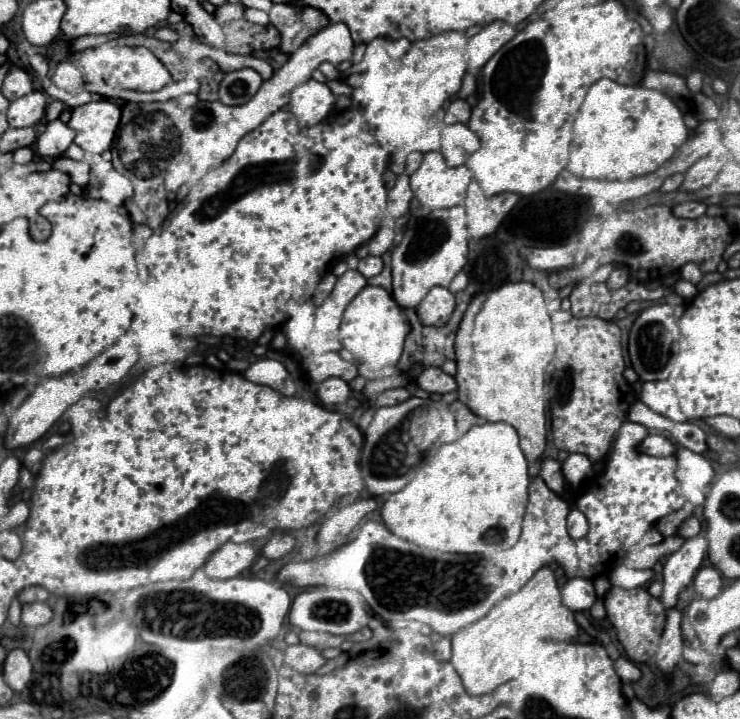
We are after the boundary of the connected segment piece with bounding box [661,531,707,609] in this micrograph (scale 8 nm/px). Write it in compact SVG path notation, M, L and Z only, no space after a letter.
M701 531L697 537L687 539L679 551L675 551L665 559L661 603L667 609L677 605L679 593L693 581L697 569L703 563L705 549L707 549L707 539L705 531Z

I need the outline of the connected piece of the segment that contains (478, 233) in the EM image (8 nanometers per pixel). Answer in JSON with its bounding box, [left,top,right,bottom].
[465,181,519,239]

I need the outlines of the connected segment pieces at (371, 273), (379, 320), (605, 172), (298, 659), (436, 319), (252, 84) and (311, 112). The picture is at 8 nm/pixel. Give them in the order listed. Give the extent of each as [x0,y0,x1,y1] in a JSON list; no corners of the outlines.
[[357,255,383,279],[339,285,409,369],[563,79,689,181],[285,645,327,673],[417,287,455,327],[219,69,263,105],[287,79,335,127]]

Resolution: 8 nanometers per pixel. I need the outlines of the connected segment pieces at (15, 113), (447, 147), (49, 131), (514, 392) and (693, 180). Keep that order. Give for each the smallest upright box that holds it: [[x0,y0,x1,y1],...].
[[7,91,47,127],[441,123,479,167],[37,119,75,159],[455,281,555,485],[681,157,721,191]]

